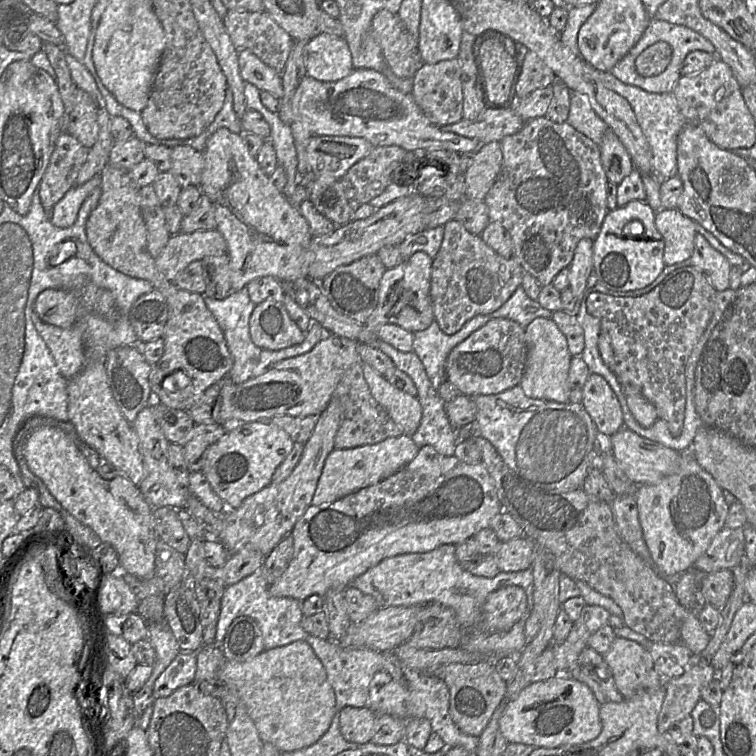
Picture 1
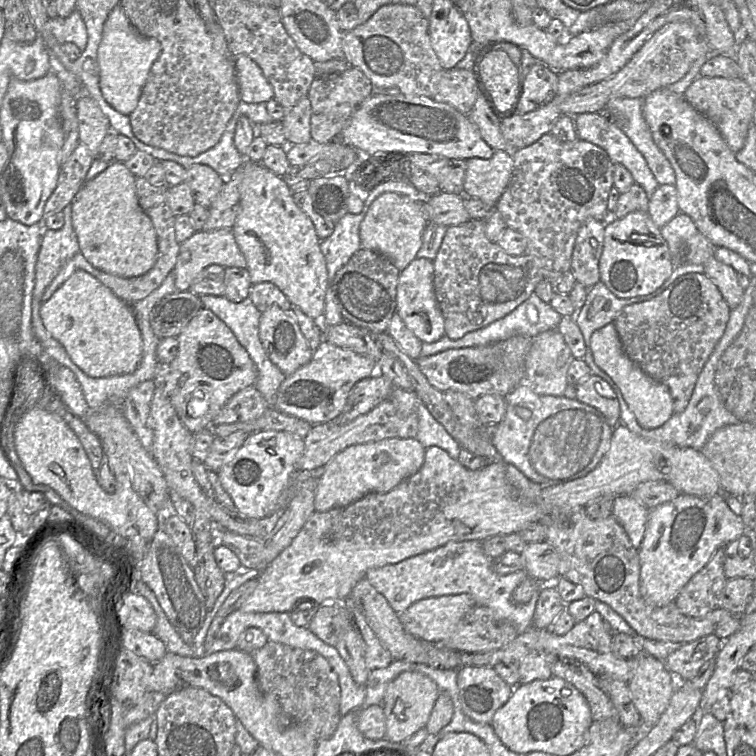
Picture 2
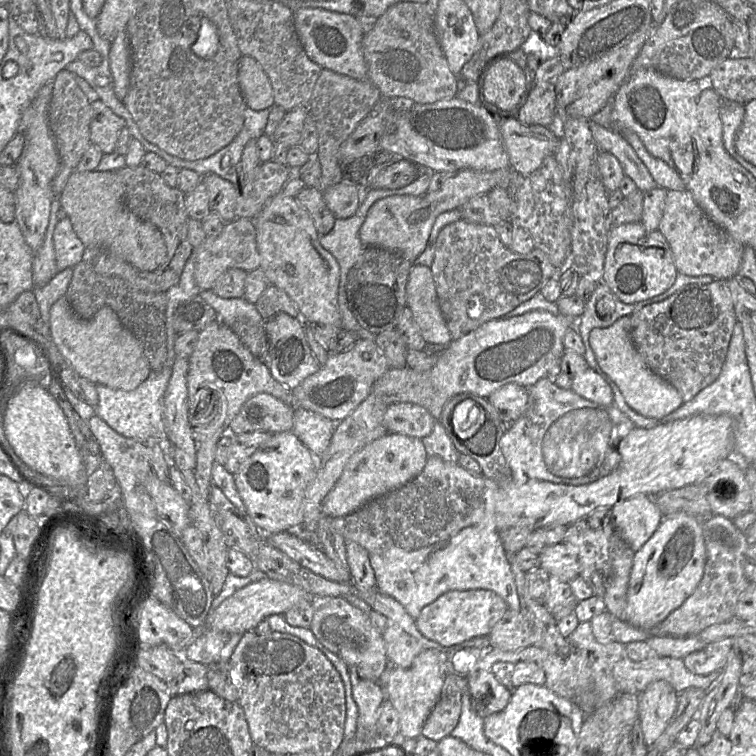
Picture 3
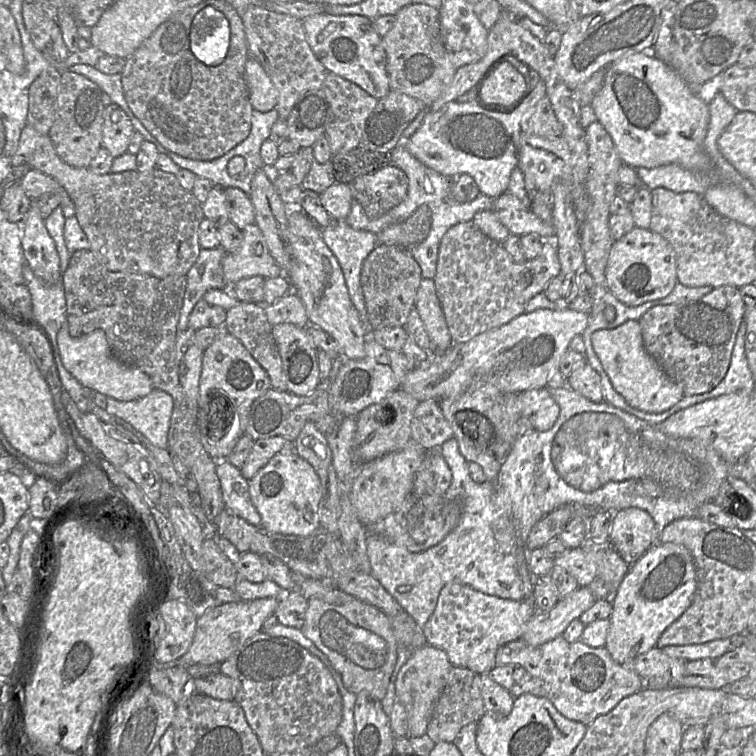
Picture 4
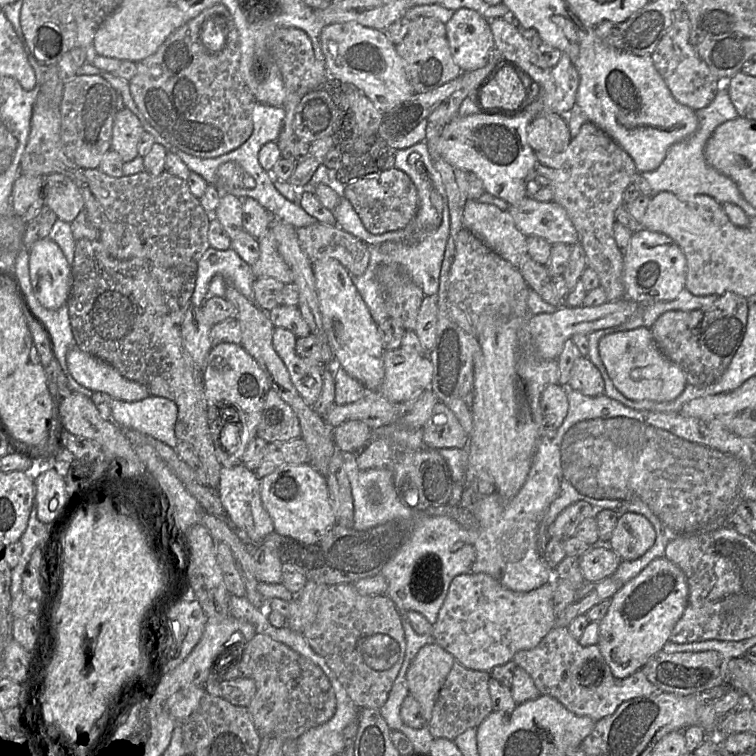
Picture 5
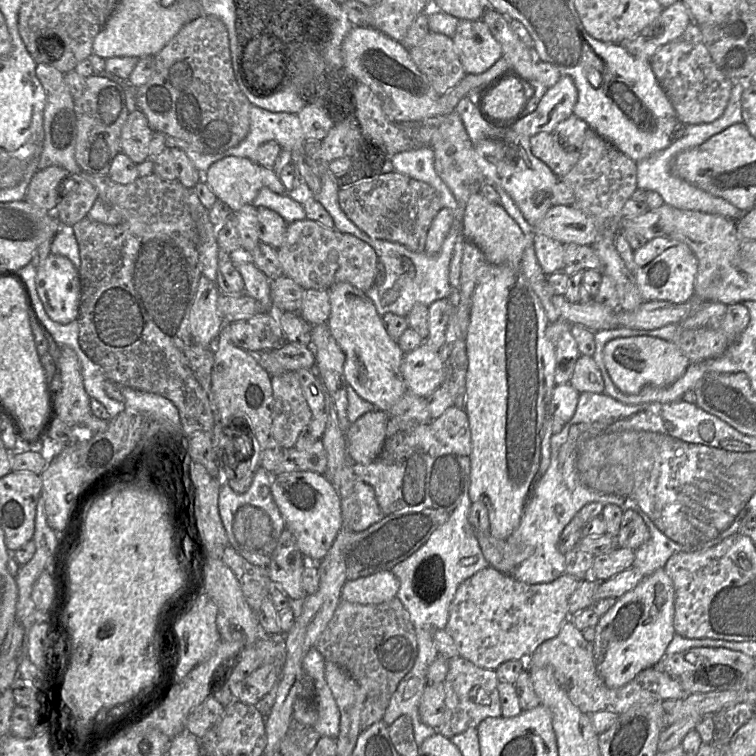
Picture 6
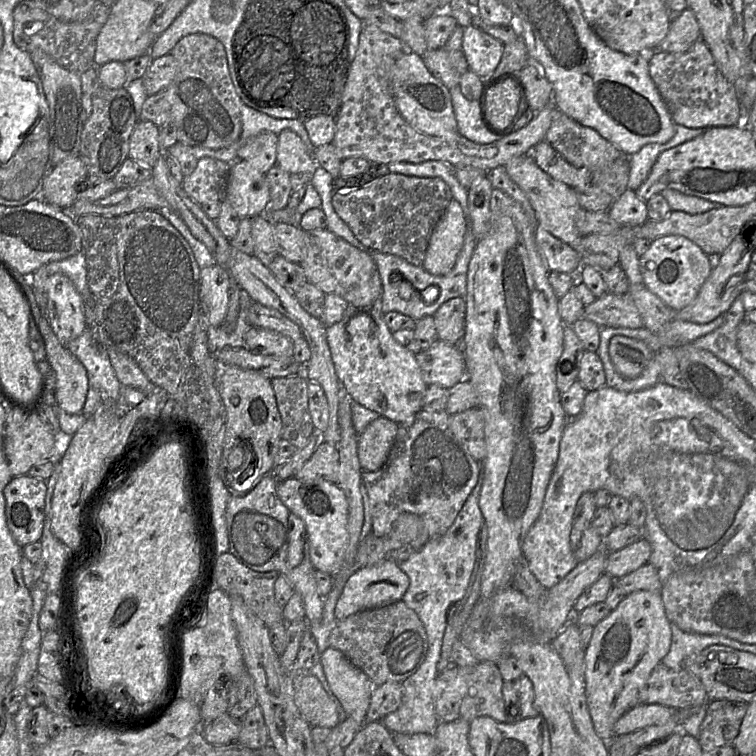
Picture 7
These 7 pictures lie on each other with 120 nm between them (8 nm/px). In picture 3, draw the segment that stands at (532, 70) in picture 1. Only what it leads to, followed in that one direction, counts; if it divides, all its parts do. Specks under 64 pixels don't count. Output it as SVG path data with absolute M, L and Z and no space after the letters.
M545 82L530 84L530 93L522 106L517 120L527 126L554 127L556 124L555 84Z

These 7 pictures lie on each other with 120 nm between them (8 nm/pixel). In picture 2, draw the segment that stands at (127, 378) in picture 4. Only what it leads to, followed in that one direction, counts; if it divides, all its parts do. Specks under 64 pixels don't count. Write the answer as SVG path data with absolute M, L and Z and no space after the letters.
M76 270L47 301L41 302L39 314L48 332L61 343L71 360L88 376L100 378L132 373L141 362L142 340L132 305L120 299L84 270Z

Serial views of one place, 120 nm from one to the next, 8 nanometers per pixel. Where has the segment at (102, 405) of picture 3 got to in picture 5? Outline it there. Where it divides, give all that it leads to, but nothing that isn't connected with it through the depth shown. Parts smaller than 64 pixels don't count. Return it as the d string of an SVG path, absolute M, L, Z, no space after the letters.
M149 395L134 402L114 399L108 406L119 427L132 428L173 448L180 442L175 435L178 407L174 401Z

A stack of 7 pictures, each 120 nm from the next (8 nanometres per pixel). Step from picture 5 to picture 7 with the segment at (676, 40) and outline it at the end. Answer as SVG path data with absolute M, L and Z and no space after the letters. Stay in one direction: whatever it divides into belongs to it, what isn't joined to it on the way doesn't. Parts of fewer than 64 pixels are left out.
M702 39L685 52L652 50L649 53L649 71L675 124L689 128L710 128L742 123L735 89L723 76Z

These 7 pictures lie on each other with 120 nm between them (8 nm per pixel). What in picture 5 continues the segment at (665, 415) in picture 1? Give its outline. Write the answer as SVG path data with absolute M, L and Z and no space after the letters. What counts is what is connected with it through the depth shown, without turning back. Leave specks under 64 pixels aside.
M727 292L706 309L665 312L650 330L661 352L684 372L687 384L706 387L715 383L730 365L746 332L748 312L747 298Z

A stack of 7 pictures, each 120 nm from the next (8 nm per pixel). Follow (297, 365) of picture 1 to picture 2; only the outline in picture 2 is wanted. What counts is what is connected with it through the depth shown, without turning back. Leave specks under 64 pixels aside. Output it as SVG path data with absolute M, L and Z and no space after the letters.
M322 340L307 364L285 377L277 390L272 407L312 425L331 422L343 410L353 385L374 375L377 365L378 362L372 358Z

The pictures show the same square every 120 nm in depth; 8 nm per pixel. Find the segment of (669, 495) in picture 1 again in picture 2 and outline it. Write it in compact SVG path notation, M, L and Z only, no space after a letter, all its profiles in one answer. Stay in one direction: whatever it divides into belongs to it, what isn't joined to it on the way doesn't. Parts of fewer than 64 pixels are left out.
M681 493L674 500L649 509L639 549L640 593L645 602L655 607L674 602L683 587L715 552L739 538L746 527L741 517L730 510L725 494L702 498Z

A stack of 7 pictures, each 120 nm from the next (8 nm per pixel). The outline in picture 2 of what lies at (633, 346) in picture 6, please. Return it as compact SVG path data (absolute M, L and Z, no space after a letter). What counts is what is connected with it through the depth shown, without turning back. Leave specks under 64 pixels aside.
M614 323L596 330L591 337L591 350L597 366L619 387L629 409L645 429L654 429L666 423L674 414L669 389L649 377L624 351Z

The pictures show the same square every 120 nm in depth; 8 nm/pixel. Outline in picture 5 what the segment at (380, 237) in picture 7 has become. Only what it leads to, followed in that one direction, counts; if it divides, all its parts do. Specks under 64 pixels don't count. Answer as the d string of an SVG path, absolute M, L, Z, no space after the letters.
M395 168L385 170L374 178L353 181L343 187L342 196L349 200L367 231L376 235L405 228L418 210L414 183L404 172Z

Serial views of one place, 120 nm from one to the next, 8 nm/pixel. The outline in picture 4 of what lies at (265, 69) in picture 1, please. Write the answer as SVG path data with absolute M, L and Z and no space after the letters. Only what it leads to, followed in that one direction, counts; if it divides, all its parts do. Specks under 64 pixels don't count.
M249 56L245 64L245 80L254 110L269 112L278 103L278 91L257 59Z

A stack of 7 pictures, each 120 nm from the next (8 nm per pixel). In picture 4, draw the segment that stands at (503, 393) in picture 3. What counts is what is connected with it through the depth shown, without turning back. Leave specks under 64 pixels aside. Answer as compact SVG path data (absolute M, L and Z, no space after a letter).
M547 387L517 393L521 417L529 419L537 431L549 430L558 419L560 408Z

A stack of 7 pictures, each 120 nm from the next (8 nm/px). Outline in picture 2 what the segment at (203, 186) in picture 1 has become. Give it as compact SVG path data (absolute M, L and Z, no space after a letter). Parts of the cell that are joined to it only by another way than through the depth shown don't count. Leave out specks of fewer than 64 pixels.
M260 162L249 164L247 168L241 185L240 212L231 230L246 260L246 269L252 285L271 282L283 292L293 307L314 320L322 319L325 296L330 283L326 260L319 248L320 239L309 216L295 204L293 193L287 183Z

